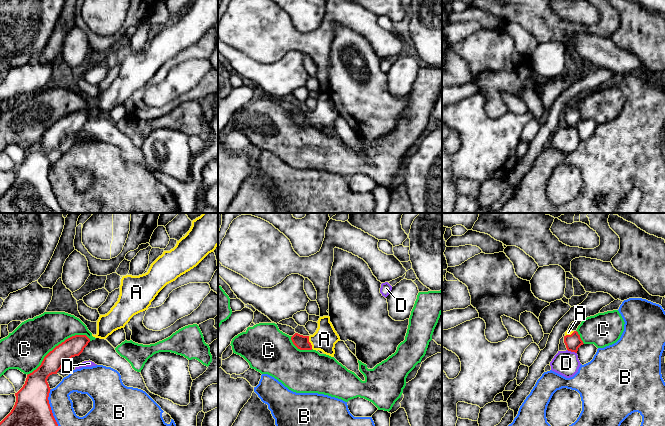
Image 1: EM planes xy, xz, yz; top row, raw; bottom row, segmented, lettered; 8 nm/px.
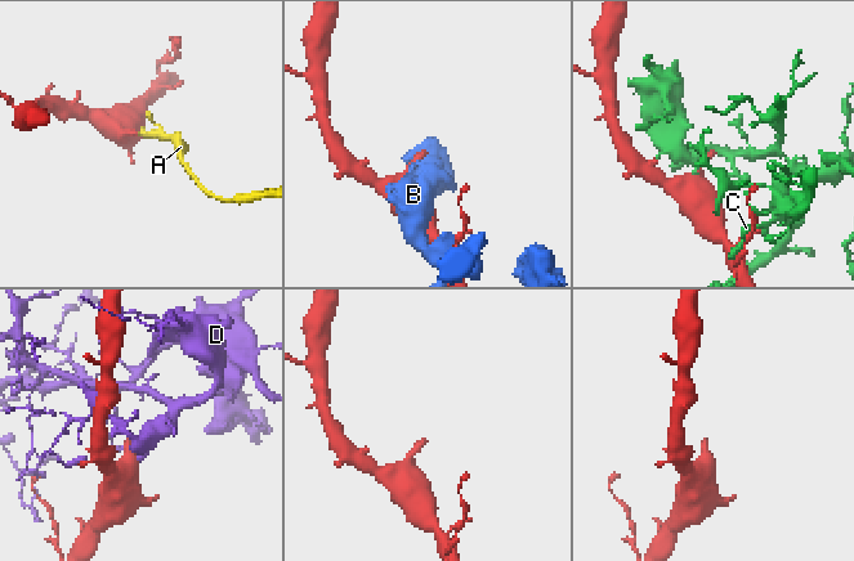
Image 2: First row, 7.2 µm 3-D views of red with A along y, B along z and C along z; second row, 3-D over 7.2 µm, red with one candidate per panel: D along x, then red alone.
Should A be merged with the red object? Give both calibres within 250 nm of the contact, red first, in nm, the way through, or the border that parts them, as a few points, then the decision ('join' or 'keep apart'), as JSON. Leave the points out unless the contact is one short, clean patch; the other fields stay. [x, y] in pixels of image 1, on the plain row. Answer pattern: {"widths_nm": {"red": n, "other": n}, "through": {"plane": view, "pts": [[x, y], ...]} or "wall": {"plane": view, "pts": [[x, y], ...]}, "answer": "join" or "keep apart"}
{"widths_nm": {"red": 110, "other": 190}, "through": {"plane": "xz", "pts": [[301, 118], [309, 118], [324, 115]]}, "answer": "join"}

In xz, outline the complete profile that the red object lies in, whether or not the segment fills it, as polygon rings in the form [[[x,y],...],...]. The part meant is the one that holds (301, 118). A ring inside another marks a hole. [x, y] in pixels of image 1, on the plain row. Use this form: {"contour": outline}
{"contour": [[[320,93],[317,99],[318,104],[313,111],[303,112],[295,109],[291,116],[300,126],[320,126],[324,130],[334,133],[335,120],[340,117],[340,113],[330,98],[330,93]]]}

